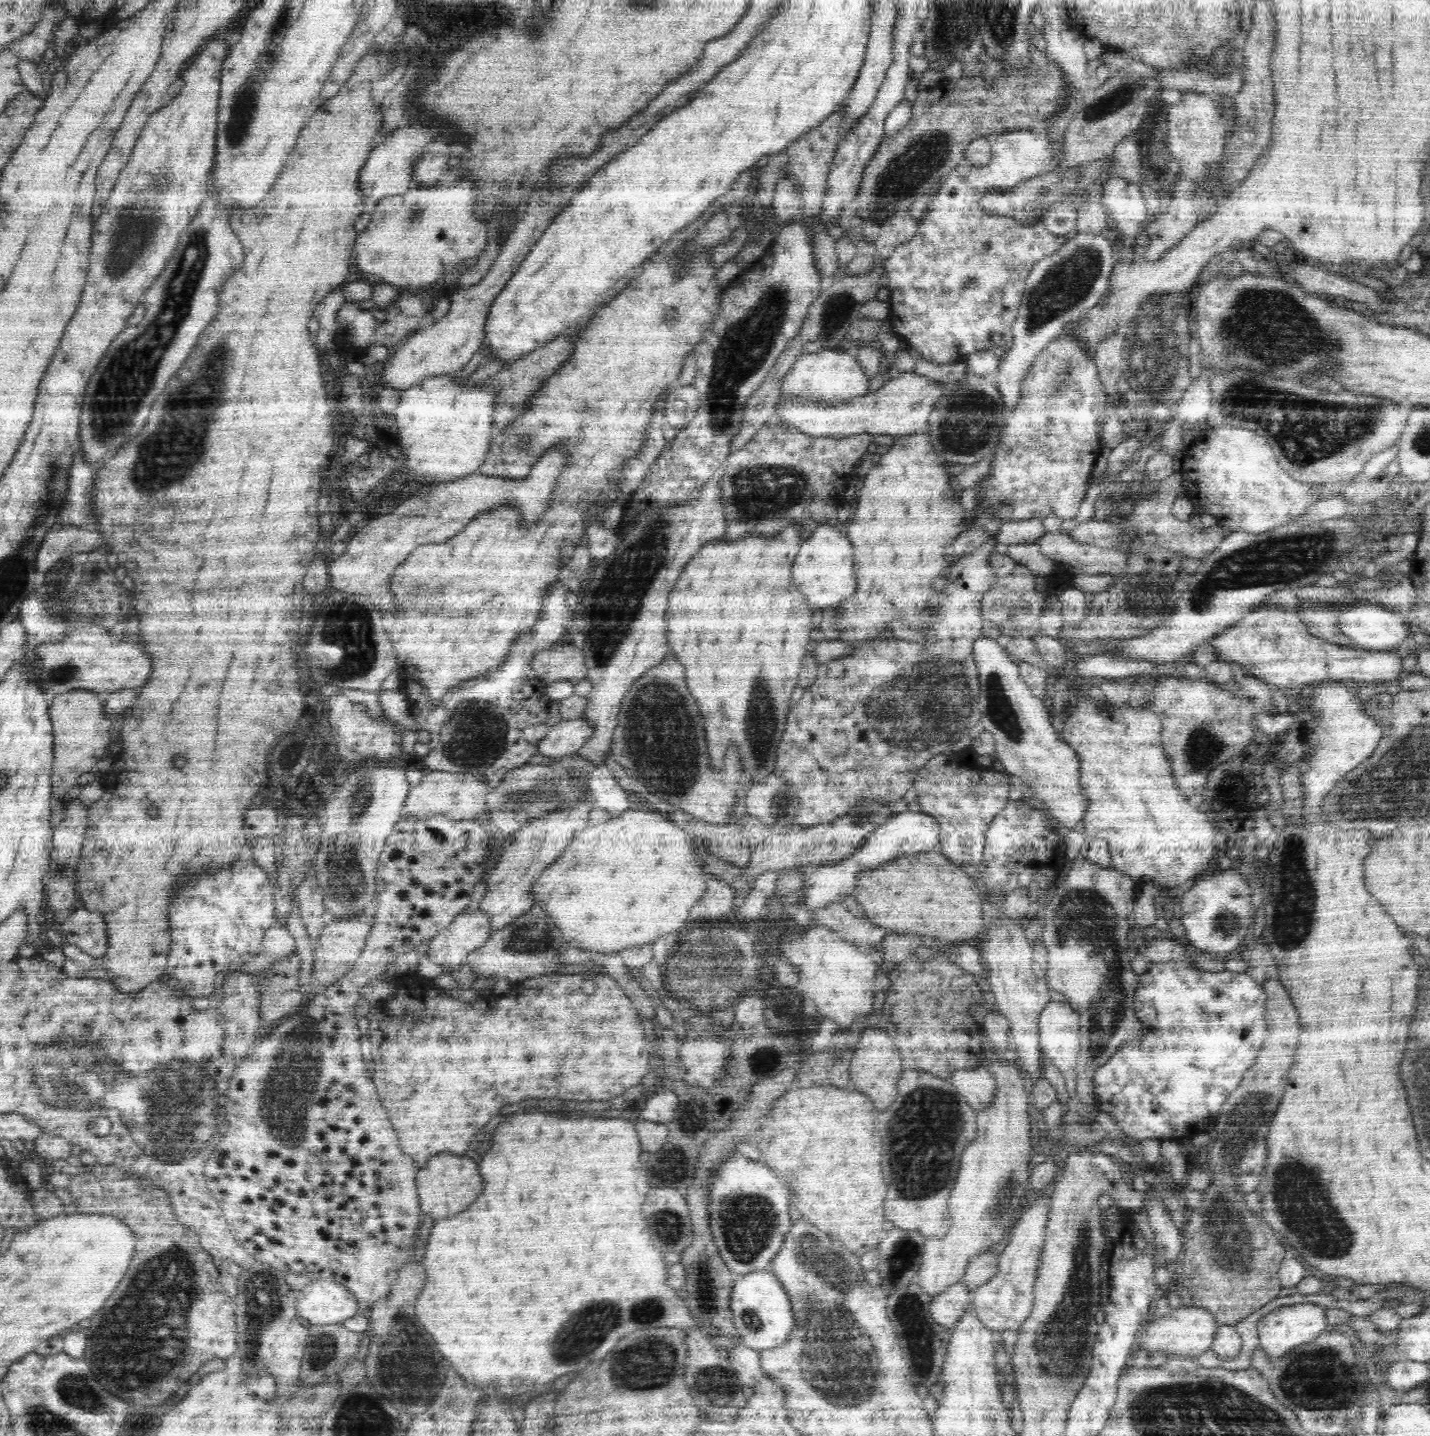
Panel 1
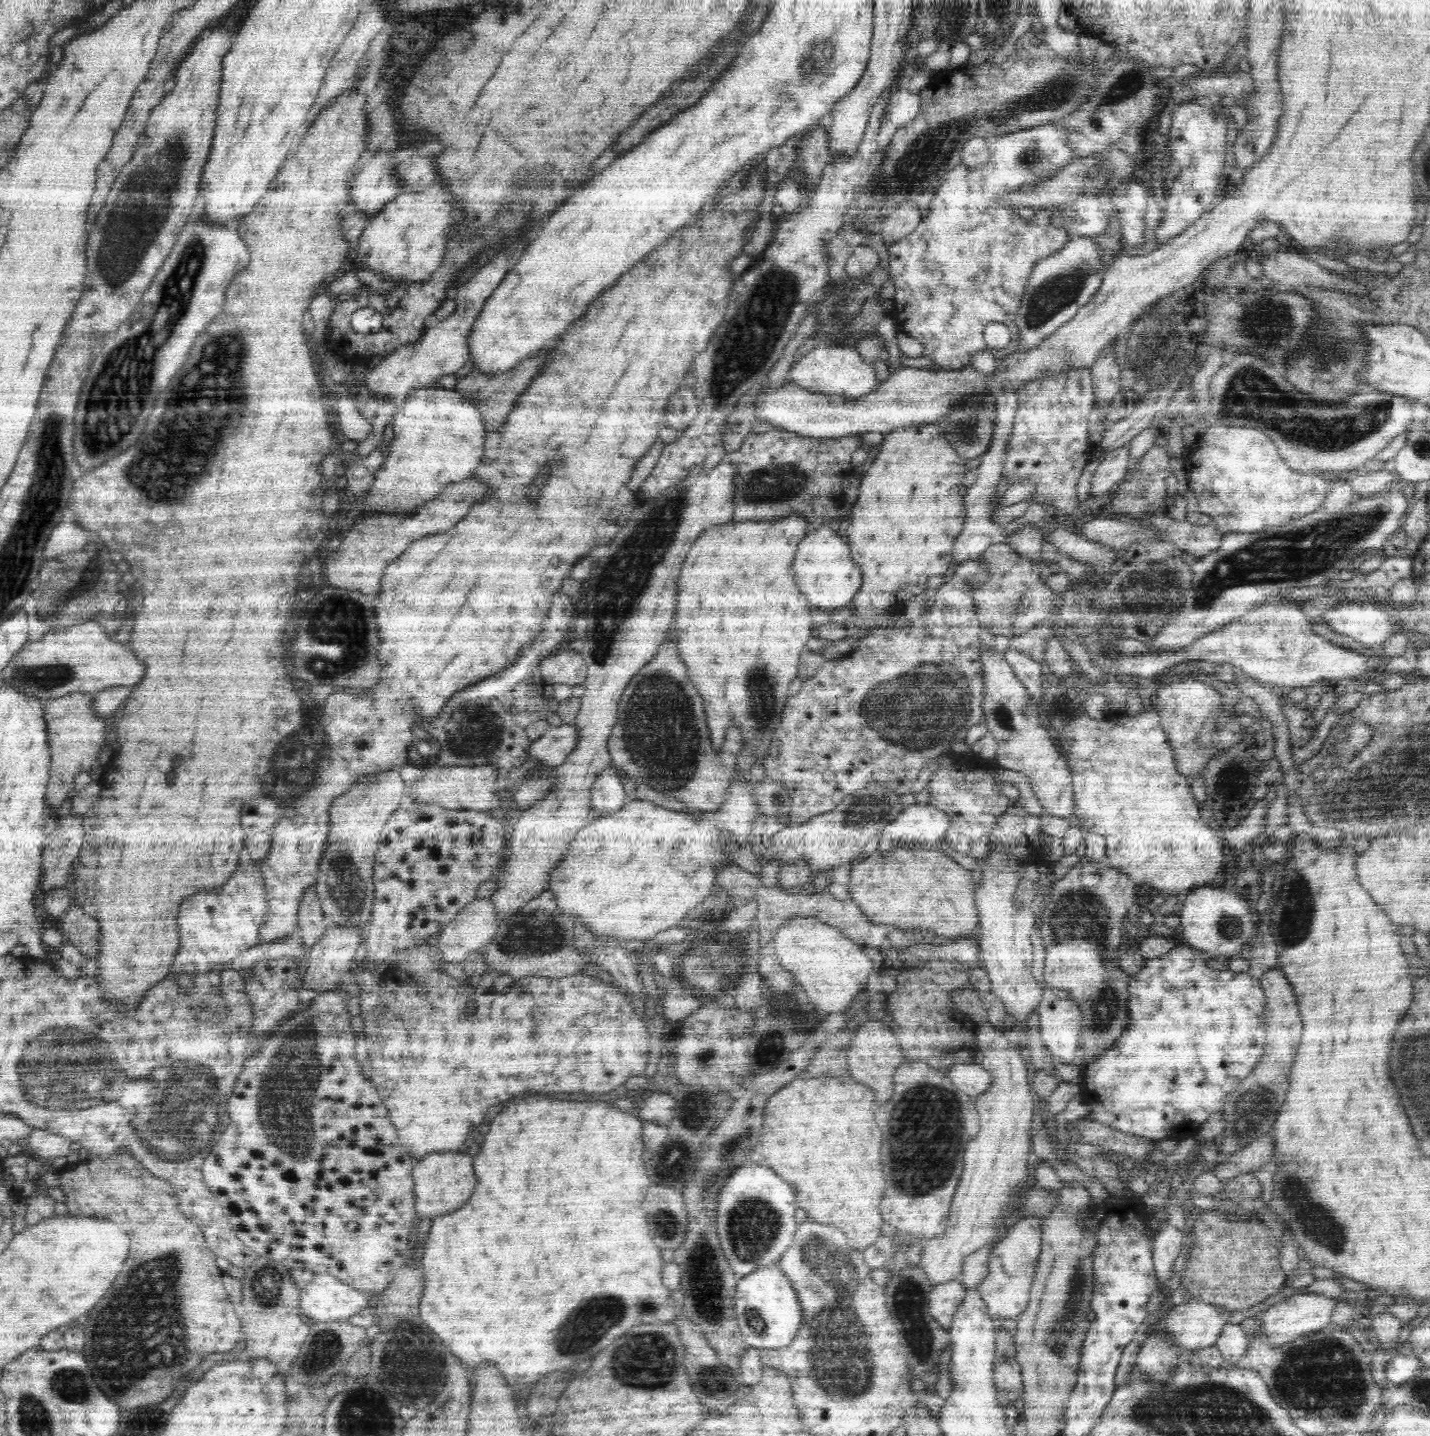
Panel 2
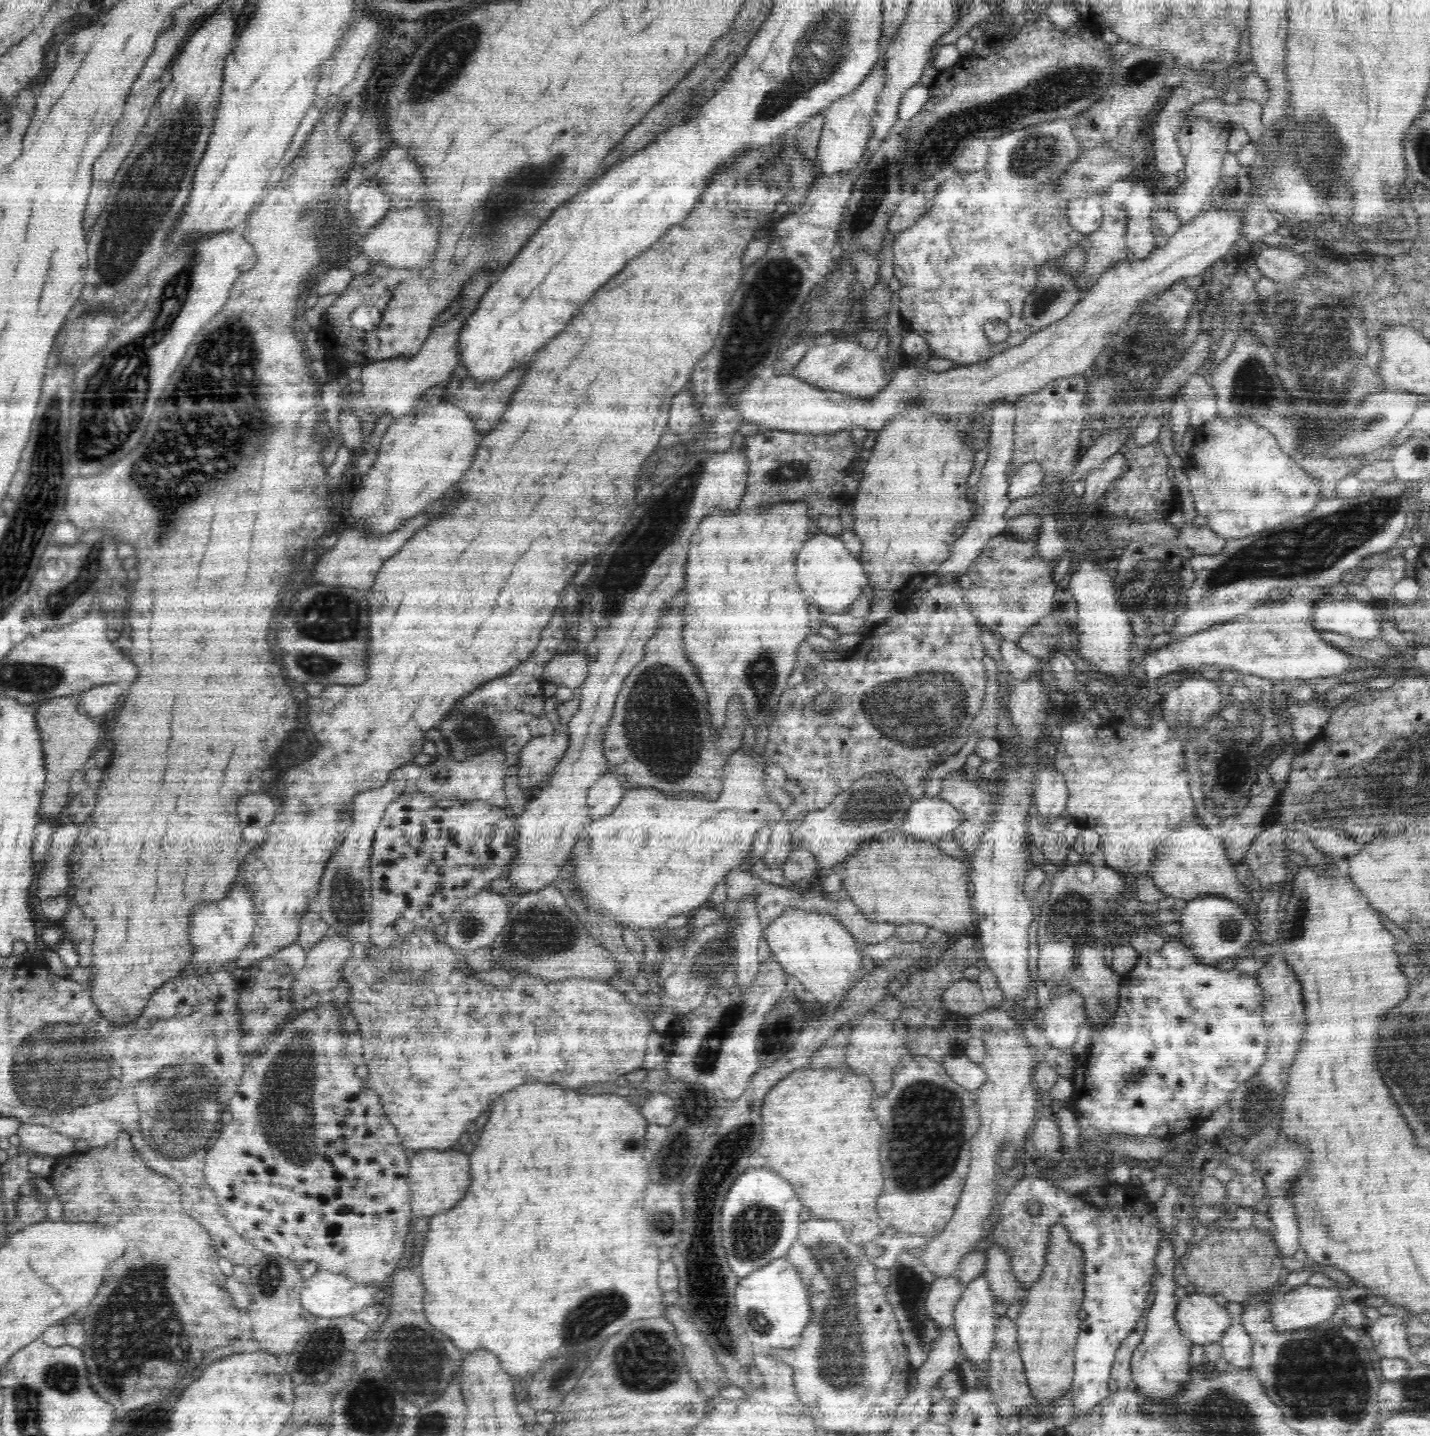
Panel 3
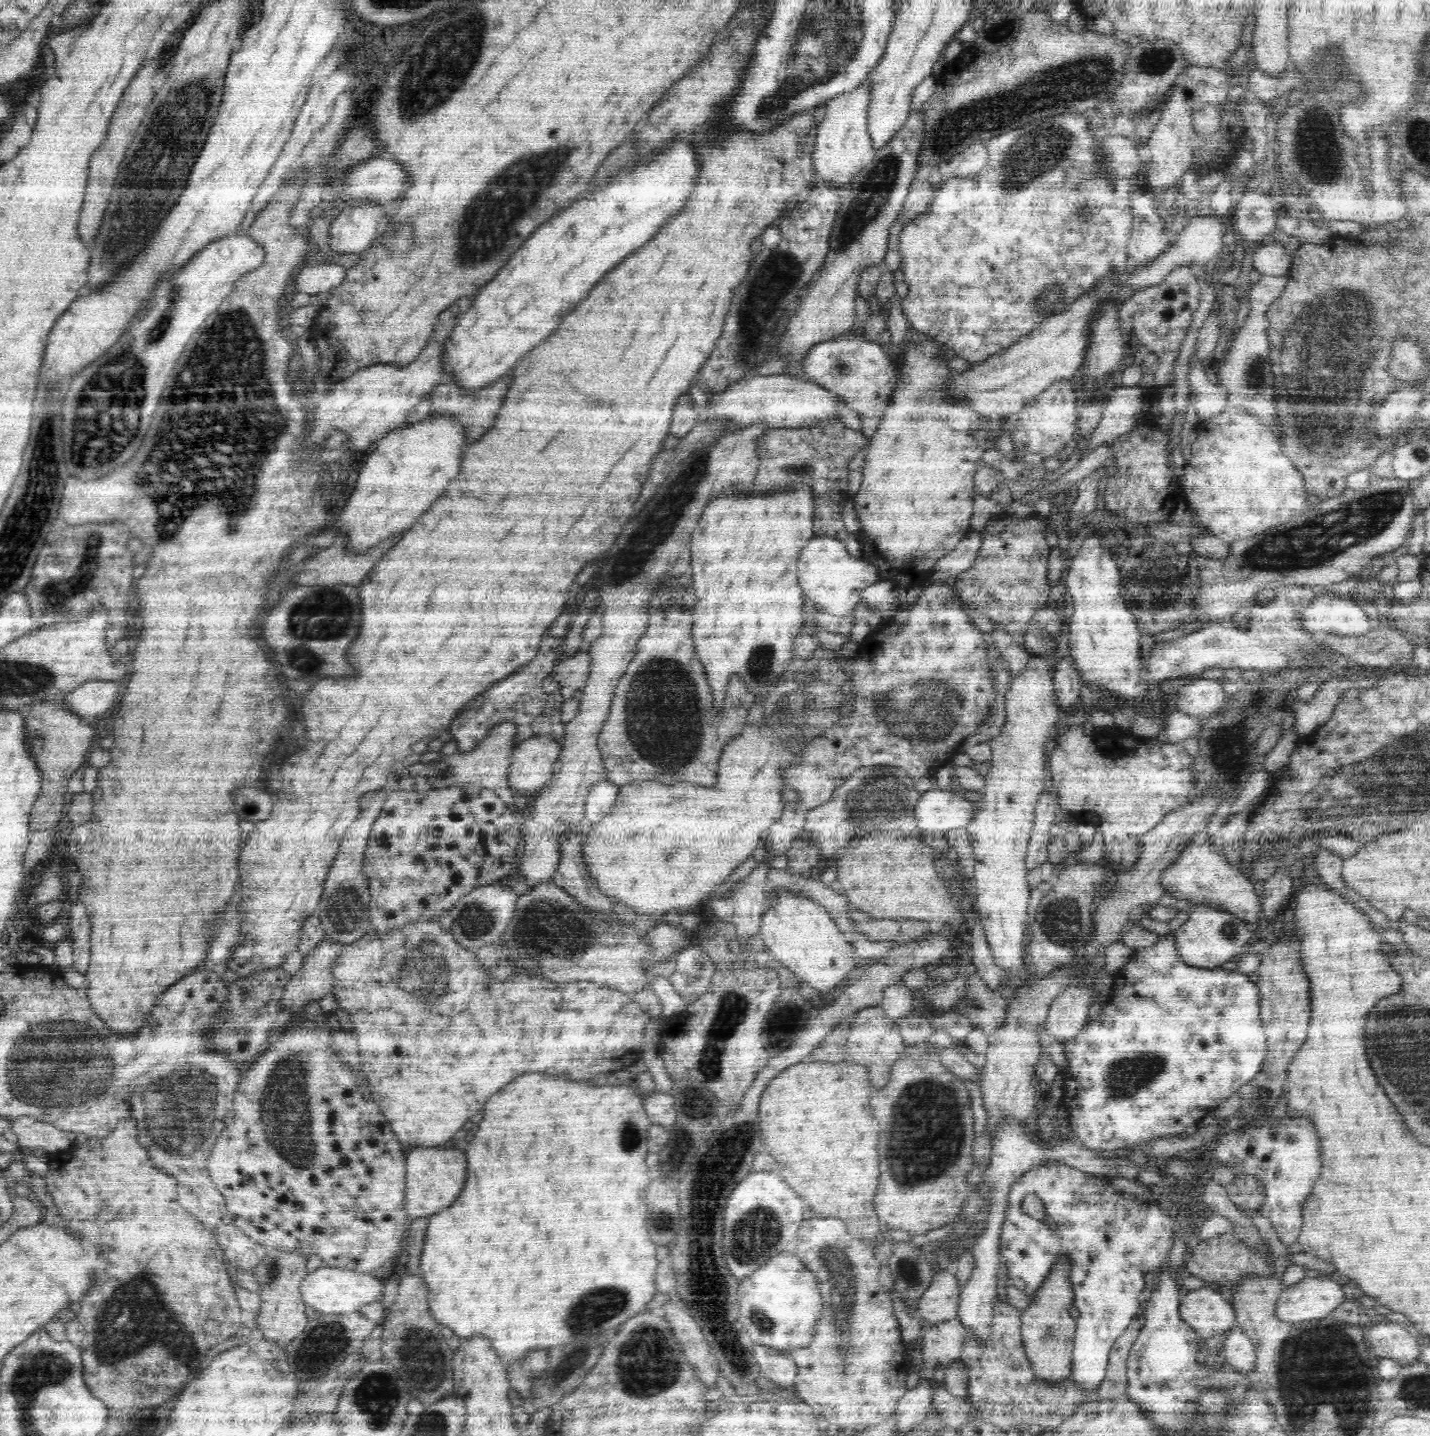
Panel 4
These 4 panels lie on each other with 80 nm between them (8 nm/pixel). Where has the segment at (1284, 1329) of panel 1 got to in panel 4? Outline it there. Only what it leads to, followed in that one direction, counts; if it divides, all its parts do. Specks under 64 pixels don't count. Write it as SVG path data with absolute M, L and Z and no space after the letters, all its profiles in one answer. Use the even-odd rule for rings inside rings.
M1321 1275L1320 1278L1306 1277L1296 1282L1294 1286L1281 1288L1279 1299L1276 1303L1275 1315L1282 1322L1306 1322L1326 1318L1344 1302L1344 1291L1341 1285L1330 1279L1329 1276Z

